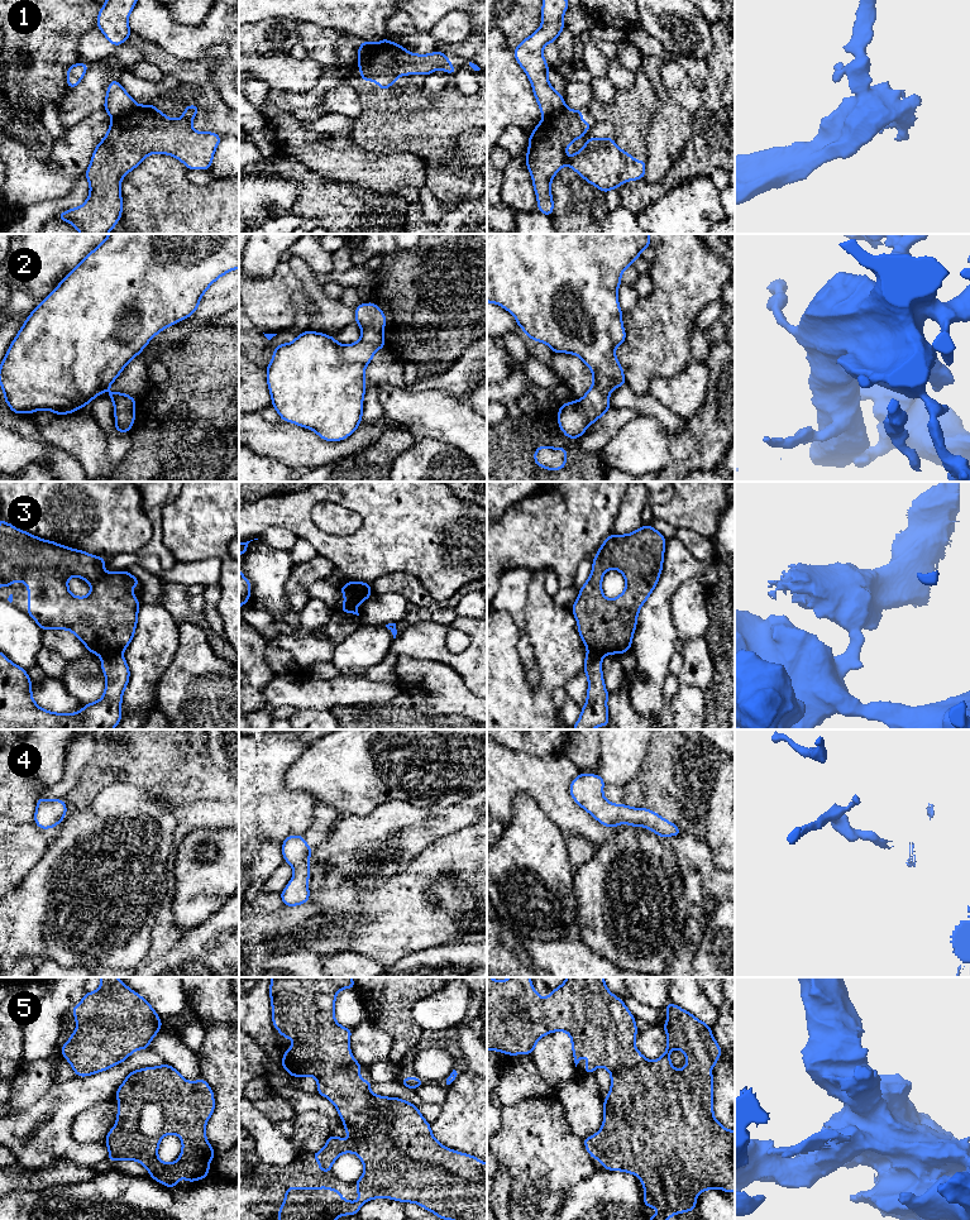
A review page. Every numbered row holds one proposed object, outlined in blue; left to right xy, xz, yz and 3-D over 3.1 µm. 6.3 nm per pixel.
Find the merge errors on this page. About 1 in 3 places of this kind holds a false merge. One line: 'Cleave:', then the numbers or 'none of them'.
Cleave: 1, 3

